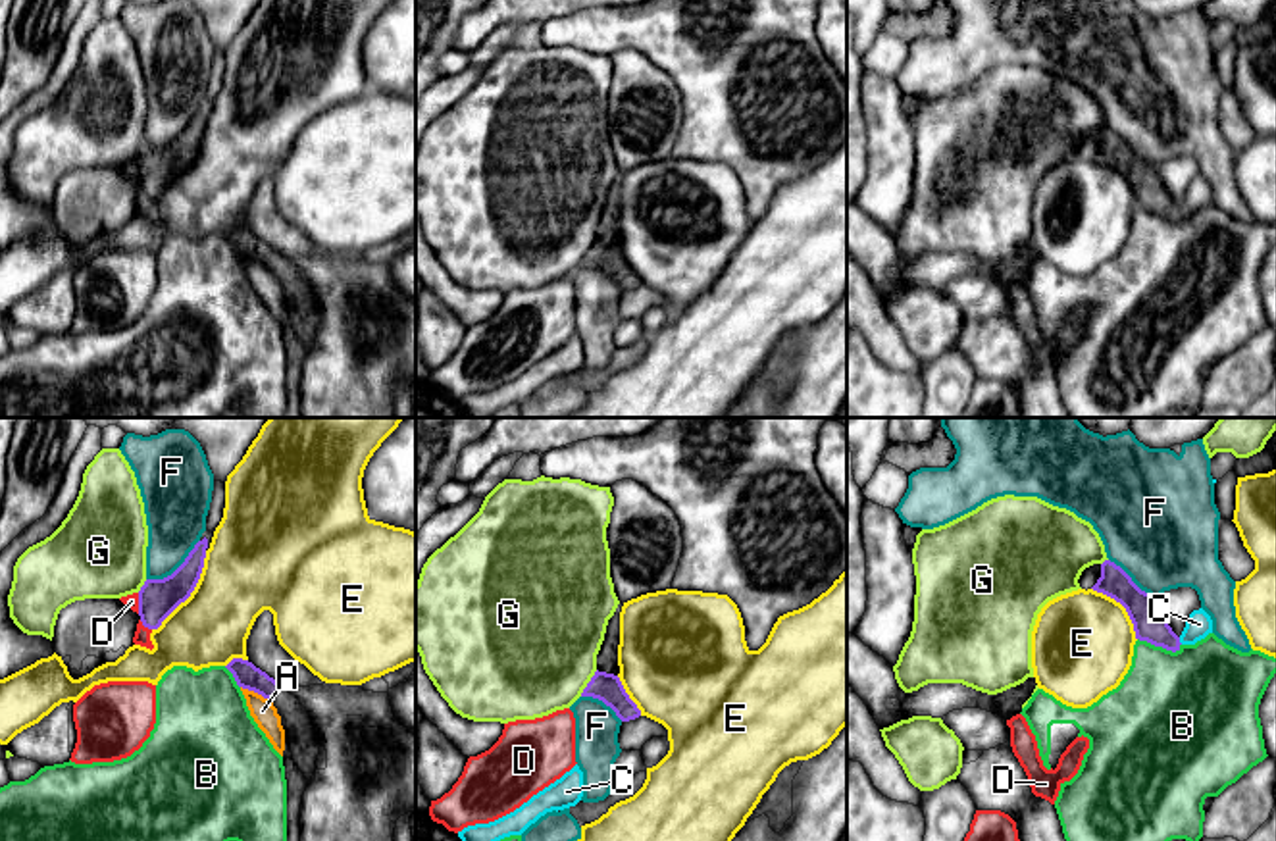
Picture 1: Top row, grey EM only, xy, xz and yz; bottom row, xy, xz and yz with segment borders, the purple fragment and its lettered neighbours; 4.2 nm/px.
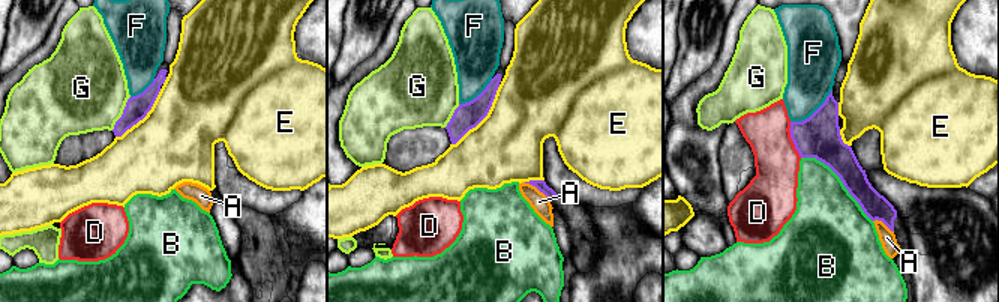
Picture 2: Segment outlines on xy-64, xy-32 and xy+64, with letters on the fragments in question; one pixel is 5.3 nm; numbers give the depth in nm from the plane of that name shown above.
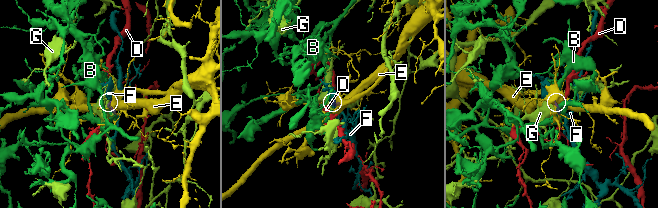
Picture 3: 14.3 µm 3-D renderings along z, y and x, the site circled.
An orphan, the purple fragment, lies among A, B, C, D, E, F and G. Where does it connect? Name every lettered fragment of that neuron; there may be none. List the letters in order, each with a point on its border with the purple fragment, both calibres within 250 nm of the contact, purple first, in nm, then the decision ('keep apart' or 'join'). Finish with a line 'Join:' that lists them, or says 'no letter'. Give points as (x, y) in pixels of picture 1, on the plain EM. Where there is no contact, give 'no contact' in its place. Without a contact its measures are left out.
A: contact xy (256, 260); calibres 110 and 100 nm; keep apart
B: contact yz (1159, 214); calibres 140 and 440 nm; keep apart
C: contact yz (1178, 210); calibres 140 and 110 nm; keep apart
D: contact xy (139, 172); calibres 160 and 60 nm; keep apart
E: contact xy (193, 158); calibres 160 and 380 nm; keep apart
F: contact xy (178, 137); calibres 160 and 260 nm; keep apart
G: contact xz (587, 253); calibres 120 and 500 nm; keep apart
Join: no letter

